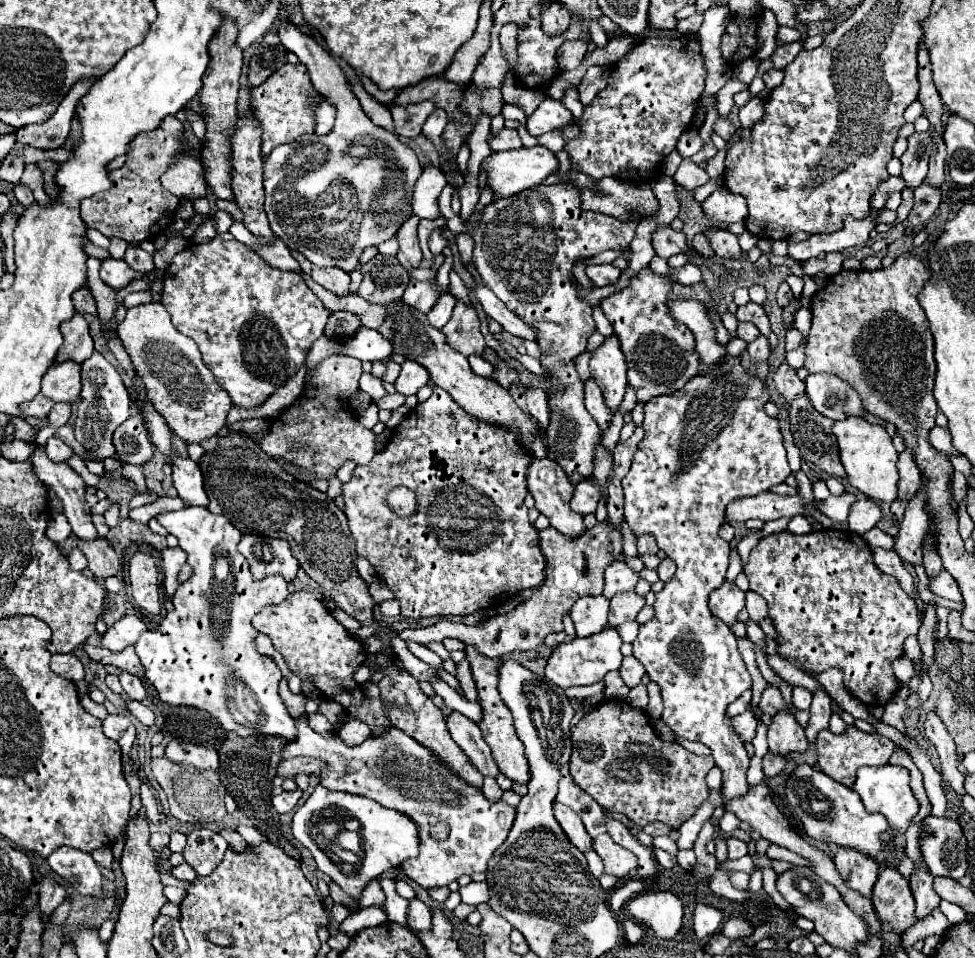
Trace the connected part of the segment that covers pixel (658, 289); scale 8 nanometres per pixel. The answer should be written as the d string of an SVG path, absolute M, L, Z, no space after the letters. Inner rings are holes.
M650 266L642 268L626 288L610 294L600 302L604 316L610 320L614 334L620 340L620 348L626 356L628 366L628 384L634 386L638 402L676 392L694 374L698 374L700 356L696 352L694 334L670 316L668 302L672 299L698 300L707 309L708 316L715 318L717 341L726 346L732 340L732 334L723 326L720 317L714 311L710 292L704 282L692 286L674 284L666 276L652 272Z

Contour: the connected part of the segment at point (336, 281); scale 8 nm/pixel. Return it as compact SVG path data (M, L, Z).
M292 252L292 256L300 262L304 274L308 274L316 284L324 286L336 296L348 296L348 284L350 284L350 274L342 272L340 268L318 268L312 262L308 262L300 252Z

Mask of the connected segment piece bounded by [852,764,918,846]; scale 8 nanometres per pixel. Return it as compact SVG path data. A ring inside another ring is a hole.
M866 766L866 768L860 768L858 770L858 778L852 786L856 790L856 794L862 798L864 802L864 808L868 812L880 812L884 814L888 820L890 820L890 826L892 826L892 832L886 834L886 840L888 840L888 846L892 846L894 838L902 838L912 816L918 814L918 800L914 798L912 794L912 788L910 788L910 774L906 768L902 766Z

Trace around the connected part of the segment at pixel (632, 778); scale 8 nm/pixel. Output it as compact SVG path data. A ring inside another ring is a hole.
M606 700L572 728L572 758L570 758L570 774L574 782L590 794L600 806L620 812L634 820L640 828L650 822L662 822L670 828L678 828L684 824L698 806L708 798L706 774L714 768L712 756L696 756L684 750L678 742L660 740L646 716L646 712L632 708L624 700Z

